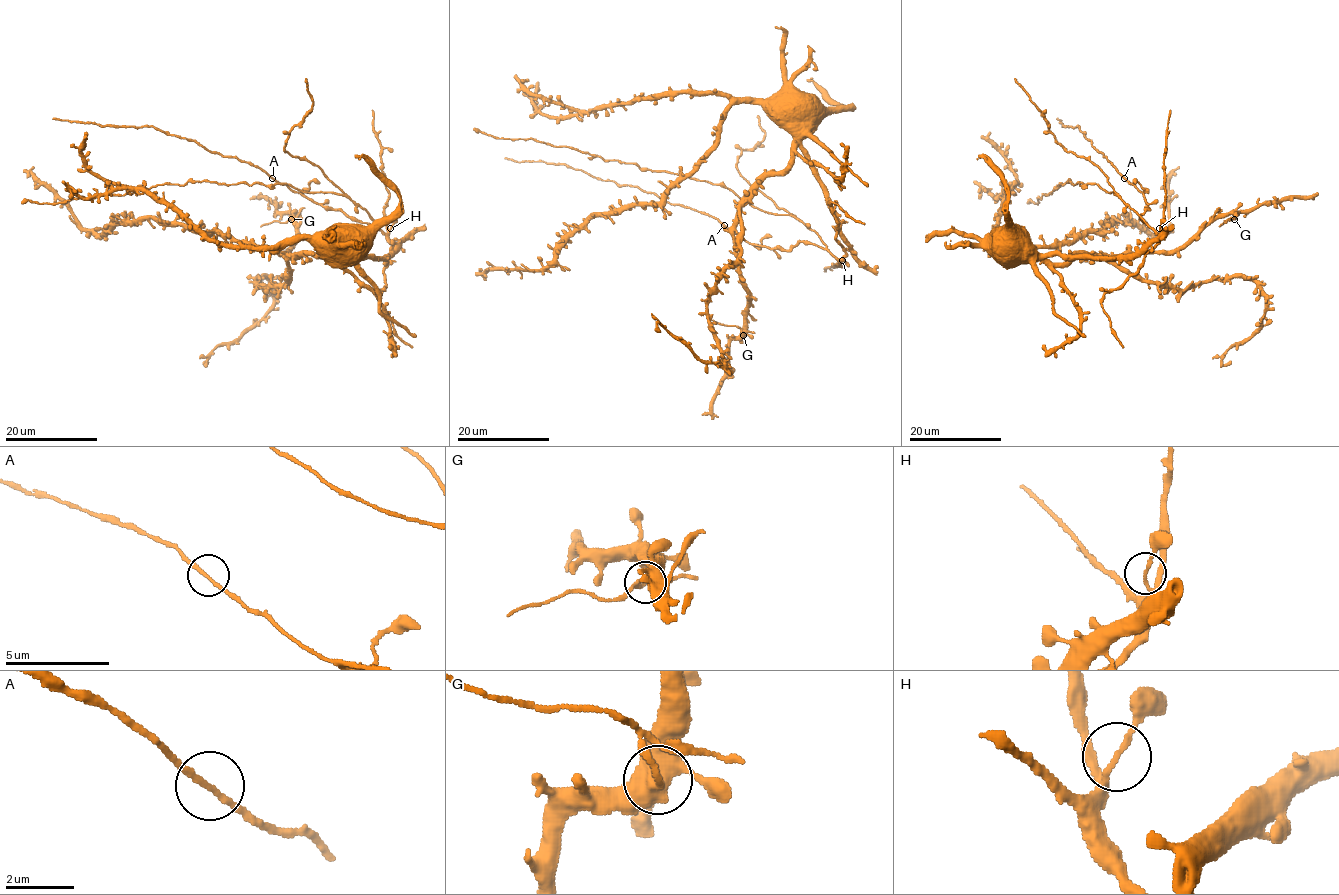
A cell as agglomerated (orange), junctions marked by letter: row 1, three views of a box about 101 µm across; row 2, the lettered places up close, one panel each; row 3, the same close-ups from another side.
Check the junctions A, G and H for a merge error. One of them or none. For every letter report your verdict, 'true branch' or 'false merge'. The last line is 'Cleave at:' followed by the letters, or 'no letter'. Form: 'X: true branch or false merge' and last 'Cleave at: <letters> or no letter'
A: true branch
G: false merge
H: true branch
Cleave at: G

